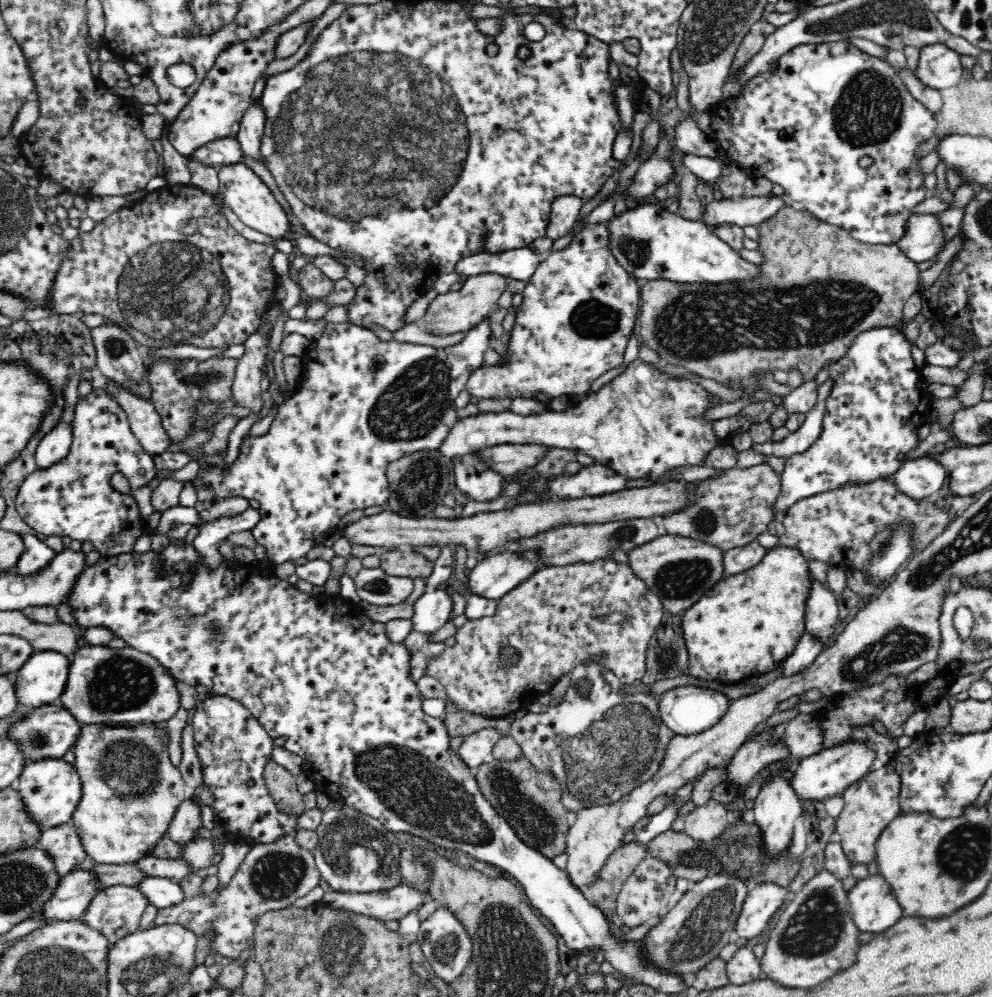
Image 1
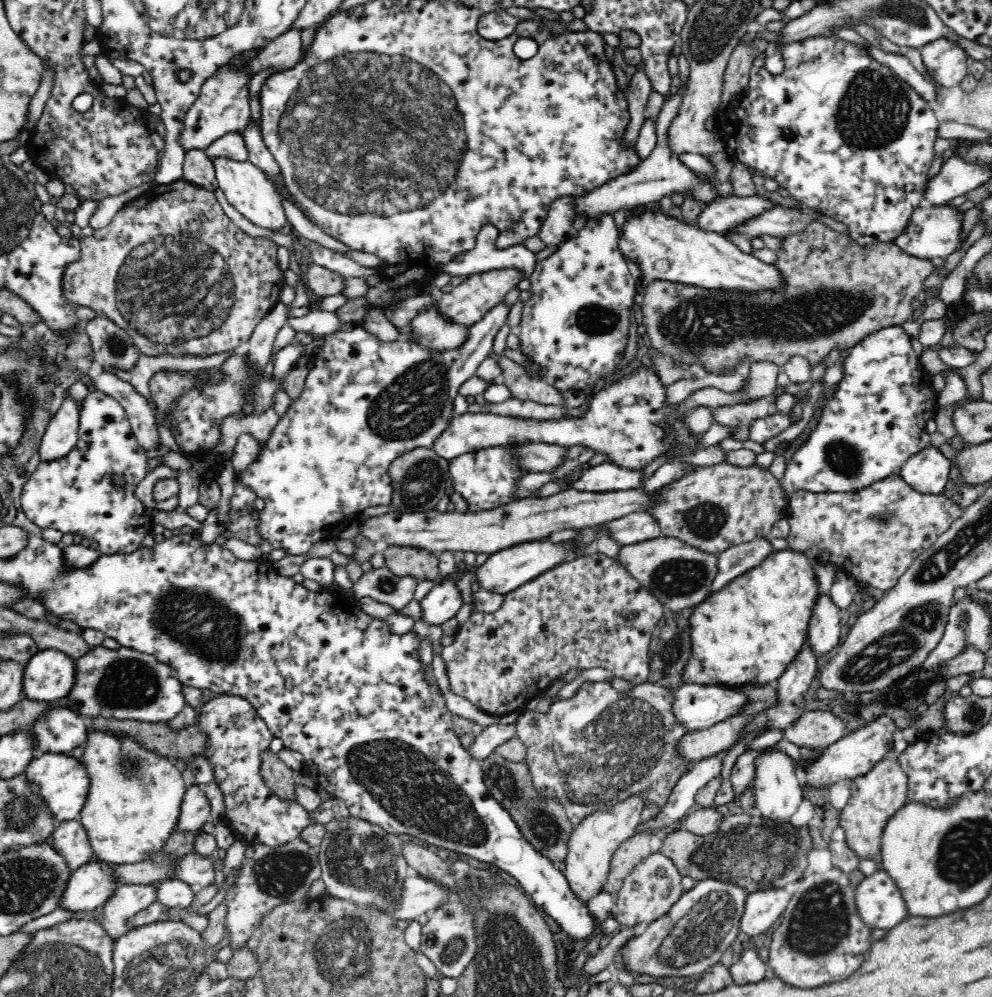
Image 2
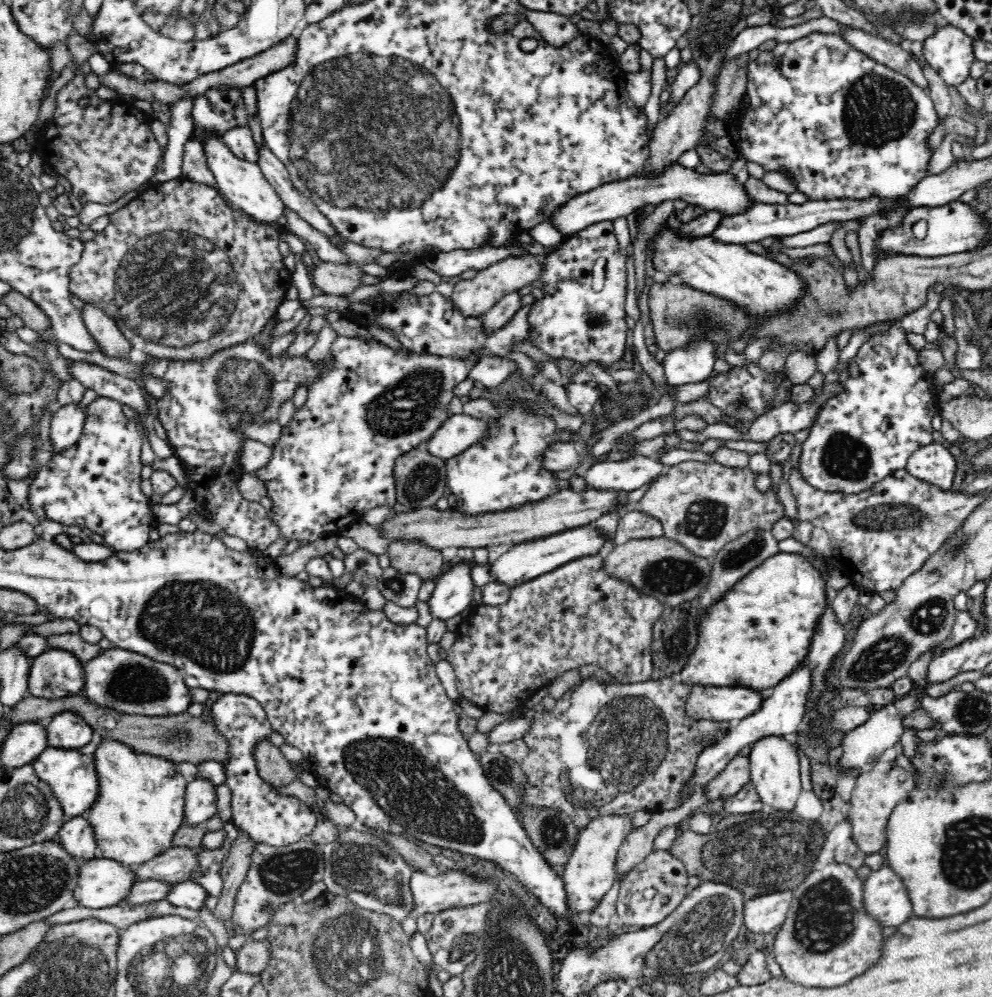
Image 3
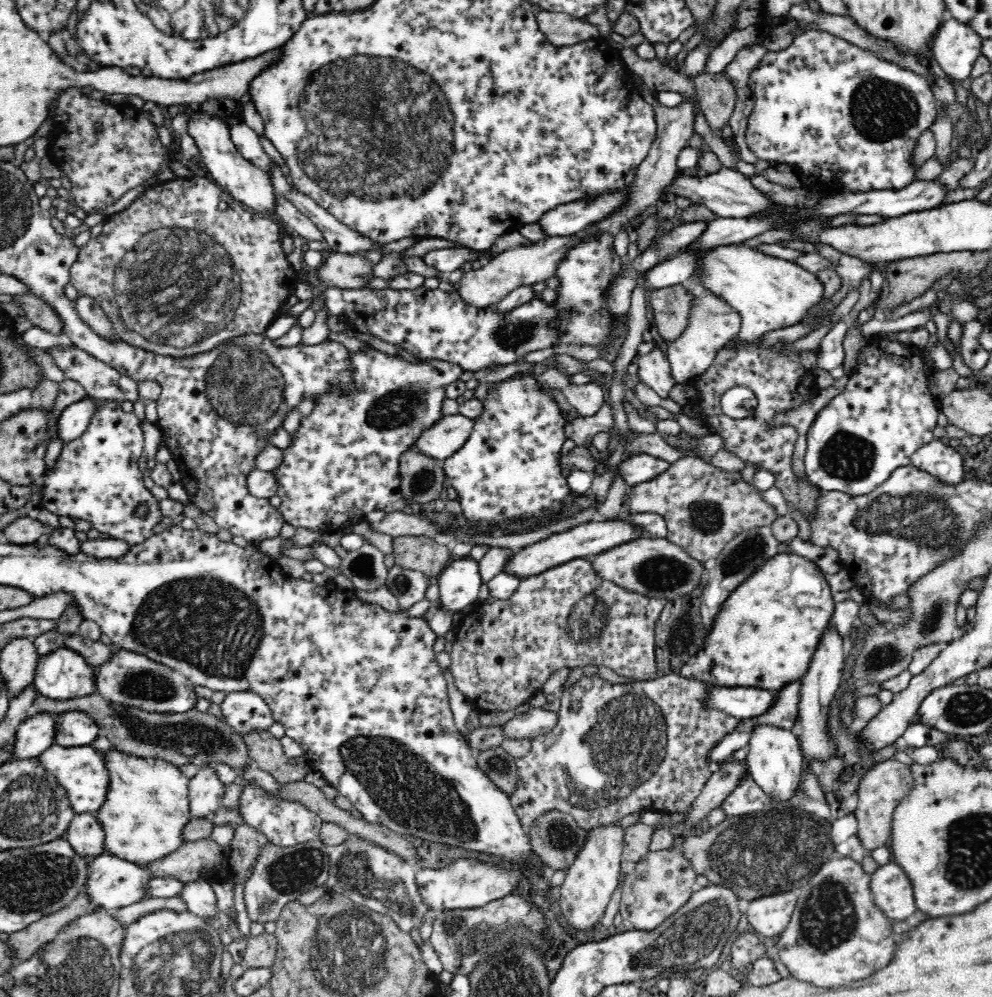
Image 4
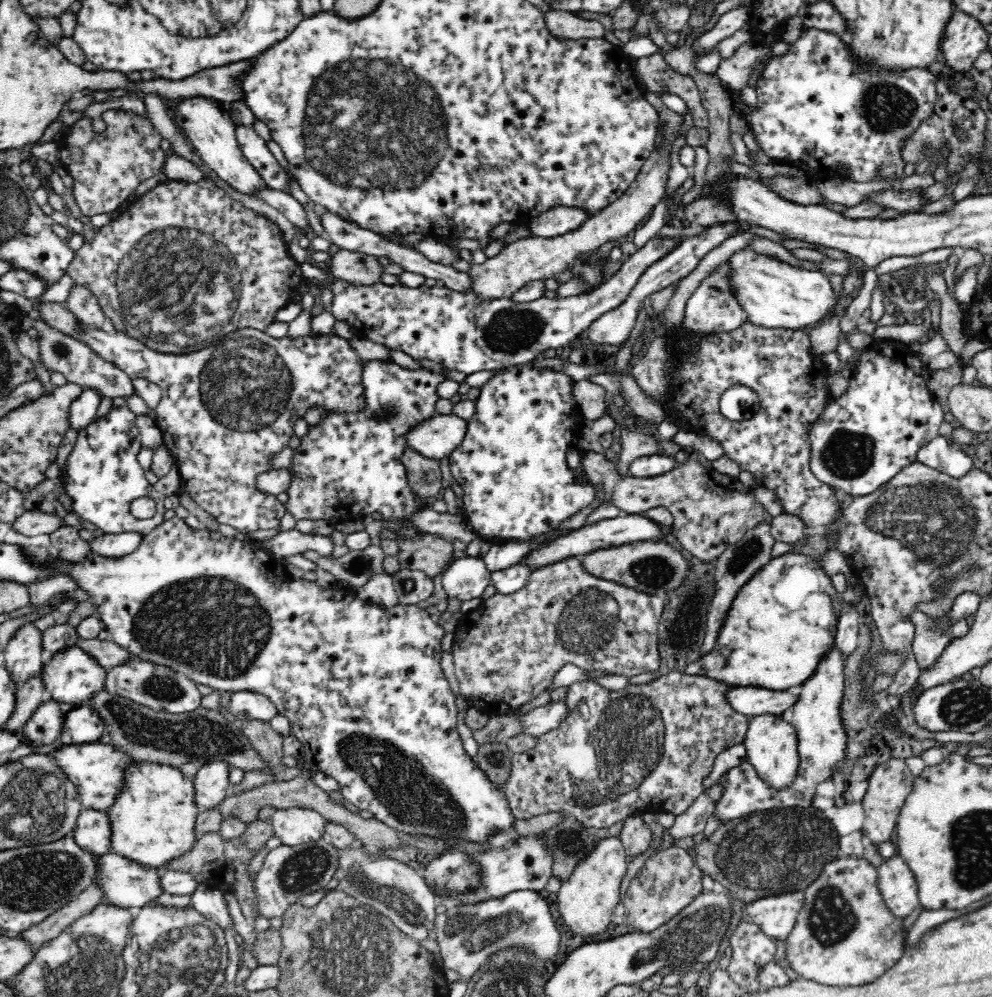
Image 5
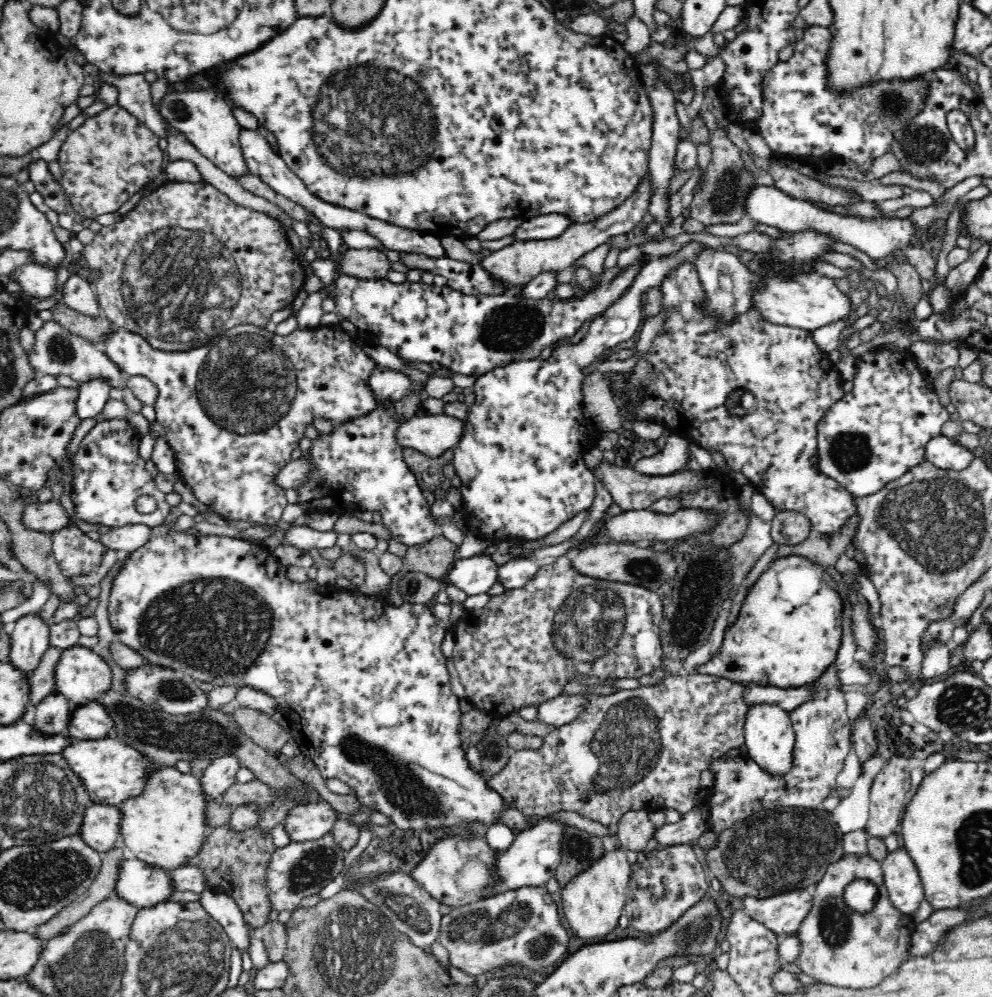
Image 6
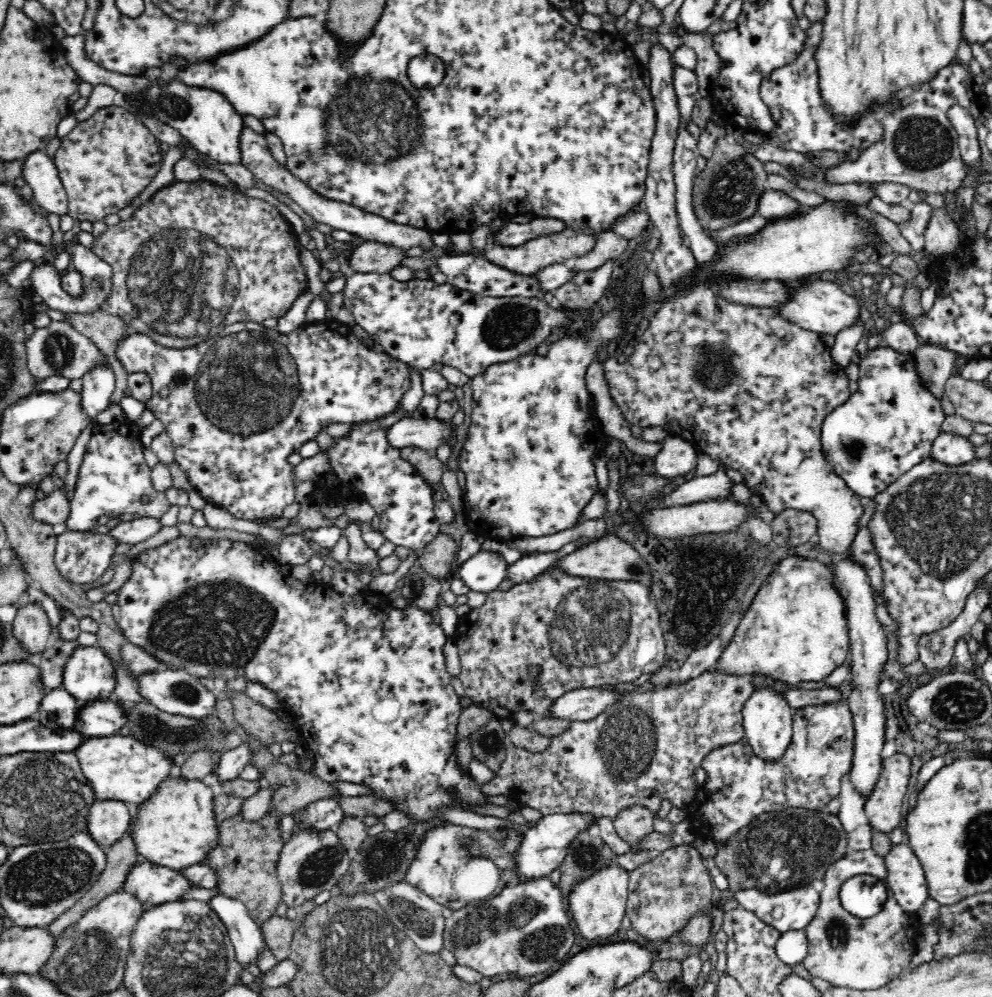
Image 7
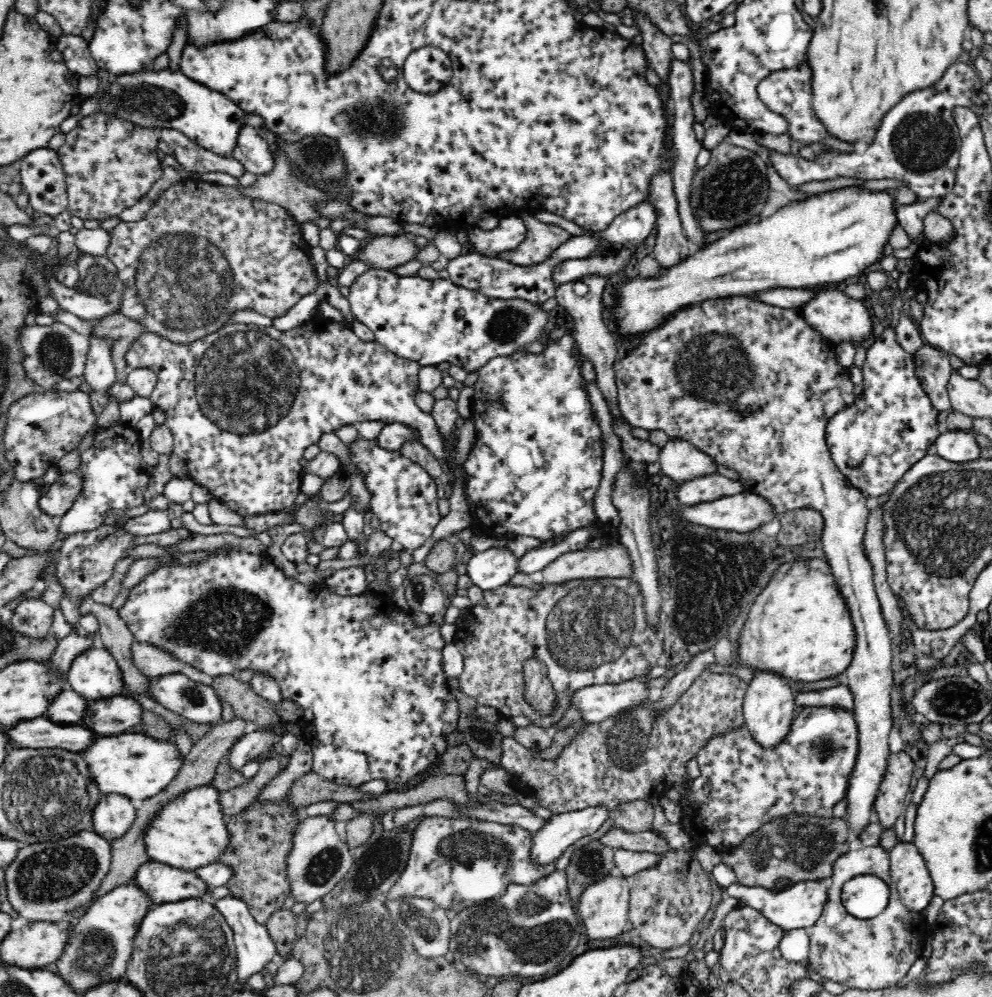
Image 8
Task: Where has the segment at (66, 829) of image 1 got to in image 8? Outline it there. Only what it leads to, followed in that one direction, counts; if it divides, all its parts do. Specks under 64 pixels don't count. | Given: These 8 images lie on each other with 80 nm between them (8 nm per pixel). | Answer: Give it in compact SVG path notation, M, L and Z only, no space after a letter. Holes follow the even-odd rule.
M114 793L101 795L92 810L91 830L112 842L130 830L136 811L126 796Z

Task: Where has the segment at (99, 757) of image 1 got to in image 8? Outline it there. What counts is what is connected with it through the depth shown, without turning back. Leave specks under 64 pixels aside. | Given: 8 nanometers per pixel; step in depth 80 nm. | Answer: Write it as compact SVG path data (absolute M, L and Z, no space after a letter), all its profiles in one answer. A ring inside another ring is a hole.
M203 785L183 791L176 794L176 798L168 800L142 830L142 843L149 860L185 870L214 863L218 854L222 854L228 846L230 838L218 796L219 792L212 786Z

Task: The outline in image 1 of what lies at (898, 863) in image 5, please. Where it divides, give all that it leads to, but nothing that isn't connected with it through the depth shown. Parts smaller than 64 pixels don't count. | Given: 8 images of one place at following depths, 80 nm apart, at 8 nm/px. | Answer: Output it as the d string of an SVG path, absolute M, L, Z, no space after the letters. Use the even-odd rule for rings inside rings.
M879 874L868 875L856 884L846 894L846 912L851 914L852 921L858 932L882 932L888 929L903 916L902 907L898 905L890 885Z

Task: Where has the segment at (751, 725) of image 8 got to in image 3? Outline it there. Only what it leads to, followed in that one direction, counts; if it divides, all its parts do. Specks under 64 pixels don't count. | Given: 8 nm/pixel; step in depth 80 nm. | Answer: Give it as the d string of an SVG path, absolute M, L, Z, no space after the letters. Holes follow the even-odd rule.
M768 735L754 742L749 759L751 784L755 787L762 806L769 806L769 811L792 812L802 793L800 765L794 745L780 736Z

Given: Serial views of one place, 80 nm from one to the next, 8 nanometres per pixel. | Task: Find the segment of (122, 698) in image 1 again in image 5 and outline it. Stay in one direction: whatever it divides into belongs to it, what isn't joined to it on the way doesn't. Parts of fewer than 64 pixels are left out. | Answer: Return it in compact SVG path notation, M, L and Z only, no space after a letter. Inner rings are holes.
M131 656L130 661L114 666L106 674L104 691L118 697L126 698L141 706L146 706L154 711L164 711L169 714L183 714L201 708L200 692L190 678L175 672L169 667L144 661Z

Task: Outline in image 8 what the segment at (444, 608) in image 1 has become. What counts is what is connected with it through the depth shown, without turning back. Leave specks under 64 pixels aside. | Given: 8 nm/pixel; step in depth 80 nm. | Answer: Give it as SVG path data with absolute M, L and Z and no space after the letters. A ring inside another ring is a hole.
M491 547L474 552L466 563L466 575L482 591L494 590L508 584L516 574L517 558L505 548Z

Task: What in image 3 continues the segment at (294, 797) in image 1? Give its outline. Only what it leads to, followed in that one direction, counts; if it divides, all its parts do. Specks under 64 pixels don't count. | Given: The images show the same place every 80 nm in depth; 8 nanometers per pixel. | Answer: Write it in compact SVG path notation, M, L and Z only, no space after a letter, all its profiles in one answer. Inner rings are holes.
M260 741L254 749L254 758L259 770L259 776L273 788L280 789L281 787L288 787L290 783L297 780L298 771L292 769L290 763L270 741Z

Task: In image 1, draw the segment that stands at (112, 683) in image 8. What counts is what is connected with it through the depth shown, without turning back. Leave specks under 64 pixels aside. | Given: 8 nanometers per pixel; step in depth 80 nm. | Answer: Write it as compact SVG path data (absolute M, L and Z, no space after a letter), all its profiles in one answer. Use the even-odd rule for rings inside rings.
M50 650L35 651L16 672L14 682L19 706L28 709L58 703L66 689L71 660Z

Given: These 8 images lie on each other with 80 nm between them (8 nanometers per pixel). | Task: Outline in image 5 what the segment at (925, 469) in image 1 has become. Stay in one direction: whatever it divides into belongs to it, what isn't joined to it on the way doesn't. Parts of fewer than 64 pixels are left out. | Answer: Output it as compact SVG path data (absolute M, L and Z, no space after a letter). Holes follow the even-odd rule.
M942 436L922 446L916 461L955 479L966 476L972 469L972 457L950 447L948 438Z

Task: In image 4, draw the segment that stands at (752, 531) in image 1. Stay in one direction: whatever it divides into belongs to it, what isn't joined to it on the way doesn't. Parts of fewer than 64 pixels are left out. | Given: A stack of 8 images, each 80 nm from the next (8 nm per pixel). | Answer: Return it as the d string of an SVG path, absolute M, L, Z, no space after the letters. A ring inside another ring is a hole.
M686 456L682 457L680 460L673 462L662 474L659 474L656 478L649 480L648 482L643 482L642 484L637 484L636 486L630 487L628 490L632 491L629 498L630 512L631 513L652 513L658 514L664 518L667 530L667 539L672 541L674 544L681 546L692 558L706 562L710 564L713 559L715 559L720 551L724 548L724 545L733 538L736 538L739 534L750 530L751 528L758 527L770 527L771 524L779 517L776 513L776 509L770 503L765 501L762 497L762 492L758 491L751 482L744 480L741 471L725 471L718 467L715 467L711 463L705 462L699 457Z

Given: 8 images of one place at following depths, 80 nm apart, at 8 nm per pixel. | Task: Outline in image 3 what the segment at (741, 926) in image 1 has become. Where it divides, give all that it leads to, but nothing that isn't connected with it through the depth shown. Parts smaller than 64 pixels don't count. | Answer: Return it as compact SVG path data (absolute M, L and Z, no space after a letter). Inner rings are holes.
M790 888L745 900L743 925L754 934L768 934L785 922L793 892Z

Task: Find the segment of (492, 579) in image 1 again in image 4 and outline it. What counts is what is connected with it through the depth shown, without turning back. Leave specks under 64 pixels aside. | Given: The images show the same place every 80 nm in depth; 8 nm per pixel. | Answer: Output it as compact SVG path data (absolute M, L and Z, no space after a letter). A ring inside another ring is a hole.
M596 518L589 520L587 523L571 527L566 531L552 533L544 539L520 548L518 552L512 554L506 560L506 564L502 566L502 571L522 580L575 558L592 558L593 555L610 550L614 546L625 544L630 540L635 540L642 536L642 529L636 527L636 525L632 525L632 523L628 523L628 520L620 523L617 520L602 521Z

